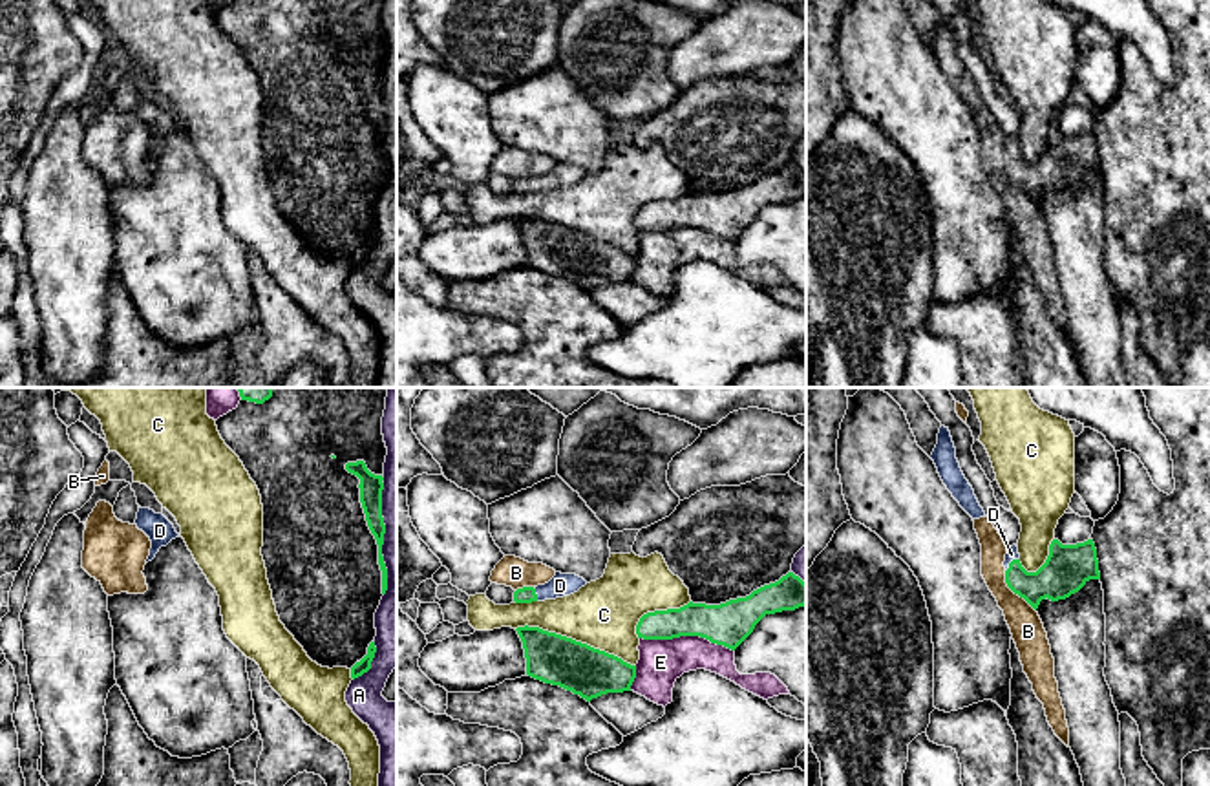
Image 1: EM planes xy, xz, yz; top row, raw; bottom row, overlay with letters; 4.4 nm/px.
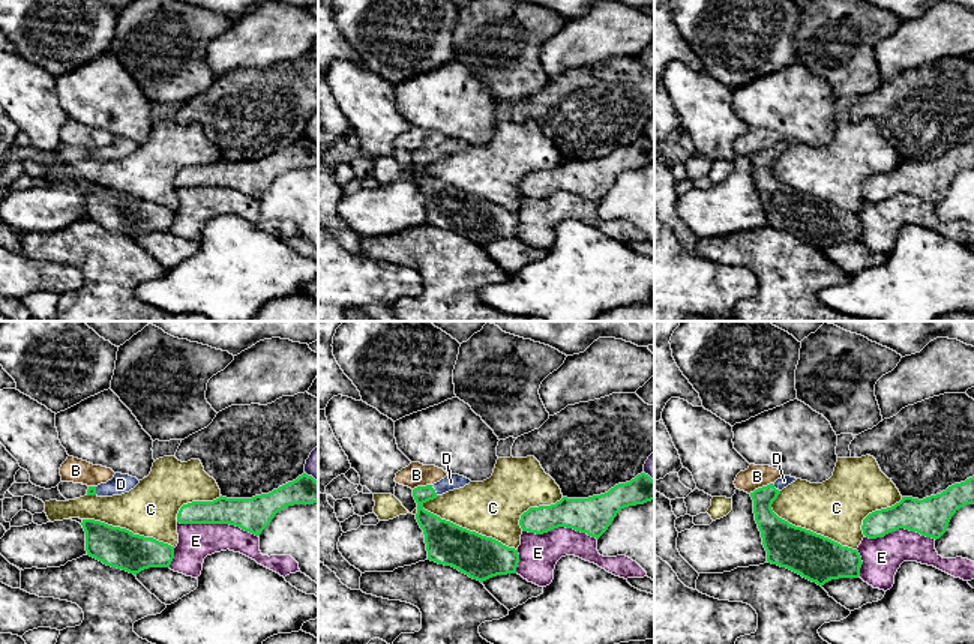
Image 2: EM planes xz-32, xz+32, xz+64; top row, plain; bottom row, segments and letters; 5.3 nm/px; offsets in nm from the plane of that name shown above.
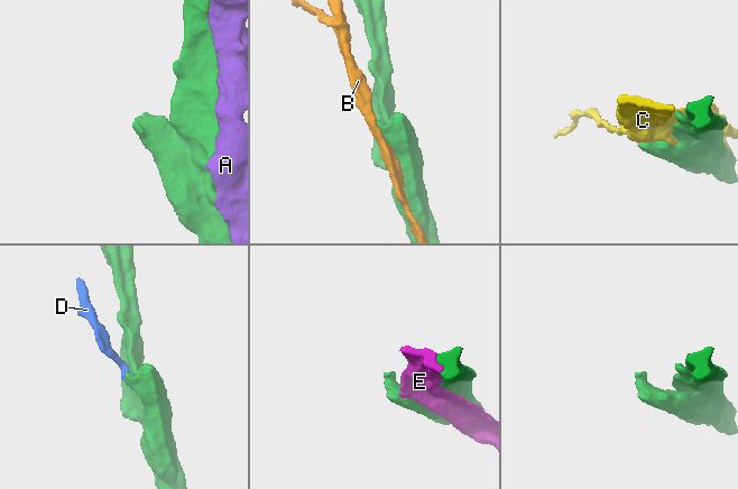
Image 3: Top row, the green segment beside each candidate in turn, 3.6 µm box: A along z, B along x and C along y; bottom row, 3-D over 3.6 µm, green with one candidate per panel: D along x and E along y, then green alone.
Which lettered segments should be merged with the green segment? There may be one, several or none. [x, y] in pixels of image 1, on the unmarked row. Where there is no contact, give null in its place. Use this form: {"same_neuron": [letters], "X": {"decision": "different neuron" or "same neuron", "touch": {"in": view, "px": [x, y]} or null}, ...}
{"same_neuron": ["D"], "A": {"decision": "different neuron", "touch": {"in": "xy", "px": [382, 127]}}, "B": {"decision": "different neuron", "touch": {"in": "yz", "px": [1015, 183]}}, "C": {"decision": "different neuron", "touch": {"in": "xz", "px": [574, 231]}}, "D": {"decision": "same neuron", "touch": {"in": "yz", "px": [1009, 154]}}, "E": {"decision": "different neuron", "touch": {"in": "xz", "px": [688, 225]}}}

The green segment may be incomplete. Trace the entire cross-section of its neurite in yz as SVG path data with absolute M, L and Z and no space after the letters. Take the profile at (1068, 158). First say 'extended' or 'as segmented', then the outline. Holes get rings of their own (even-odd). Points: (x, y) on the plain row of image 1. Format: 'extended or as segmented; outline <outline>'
extended; outline M1053 130L1049 146L1036 163L1027 163L1020 154L1018 137L1007 137L1005 174L1035 201L1042 190L1066 190L1078 183L1089 170L1100 170L1097 139L1093 130L1077 135L1062 135Z

